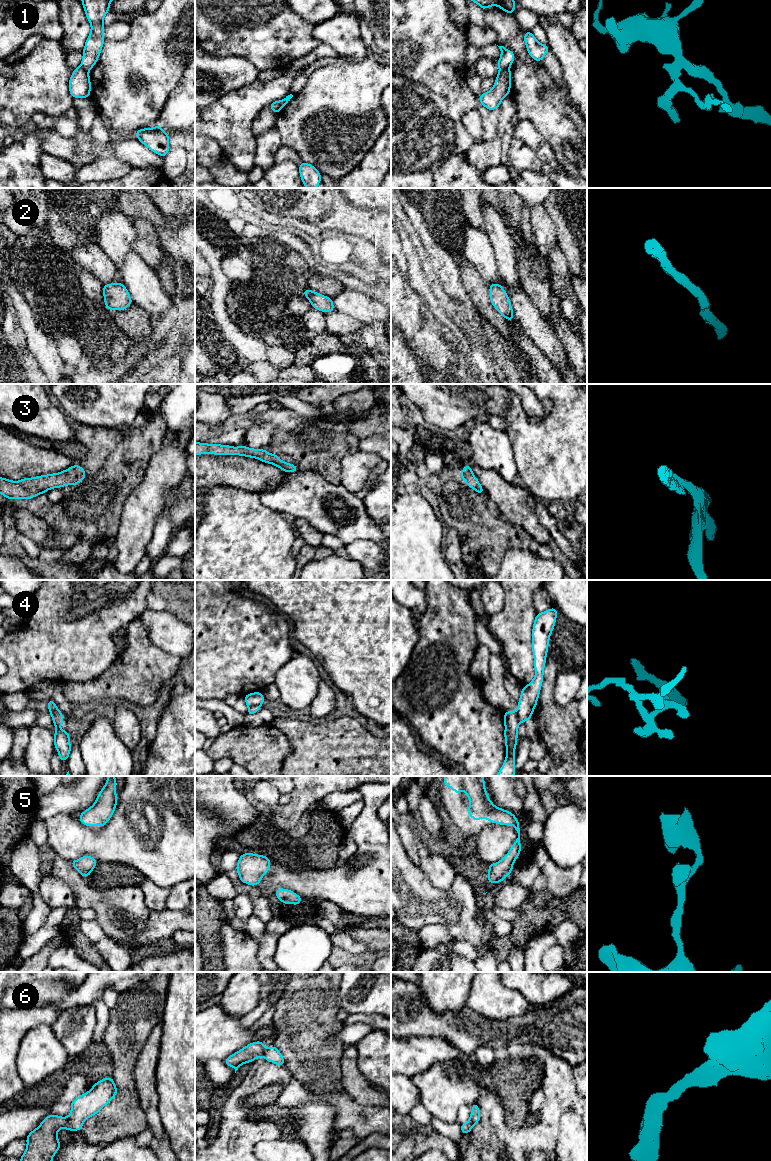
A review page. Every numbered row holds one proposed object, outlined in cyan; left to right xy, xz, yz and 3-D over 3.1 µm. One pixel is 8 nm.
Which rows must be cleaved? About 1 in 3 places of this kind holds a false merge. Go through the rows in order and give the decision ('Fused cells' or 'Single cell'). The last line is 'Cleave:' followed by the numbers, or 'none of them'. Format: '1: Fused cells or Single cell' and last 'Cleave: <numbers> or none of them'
1: Fused cells
2: Single cell
3: Single cell
4: Fused cells
5: Single cell
6: Single cell
Cleave: 1, 4

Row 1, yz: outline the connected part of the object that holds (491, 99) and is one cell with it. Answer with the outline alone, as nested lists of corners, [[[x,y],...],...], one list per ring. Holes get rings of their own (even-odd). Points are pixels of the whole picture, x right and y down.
[[[509,68],[500,70],[496,76],[495,84],[490,91],[482,93],[479,97],[481,105],[492,111],[499,108],[501,101],[509,95],[511,88],[511,71]]]

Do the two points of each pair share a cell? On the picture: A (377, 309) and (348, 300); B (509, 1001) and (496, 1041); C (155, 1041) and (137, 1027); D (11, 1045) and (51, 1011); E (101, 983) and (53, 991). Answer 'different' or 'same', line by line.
A: same
B: different
C: different
D: same
E: same

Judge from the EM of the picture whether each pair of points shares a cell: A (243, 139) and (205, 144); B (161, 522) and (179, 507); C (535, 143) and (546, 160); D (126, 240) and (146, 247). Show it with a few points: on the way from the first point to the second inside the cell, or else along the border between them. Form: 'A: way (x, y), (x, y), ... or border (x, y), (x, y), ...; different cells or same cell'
A: border (205, 136), (213, 139), (222, 150); different cells
B: border (184, 496), (170, 509), (174, 531); different cells
C: way (539, 147), (546, 156); same cell
D: border (132, 222), (135, 228), (134, 251); different cells

